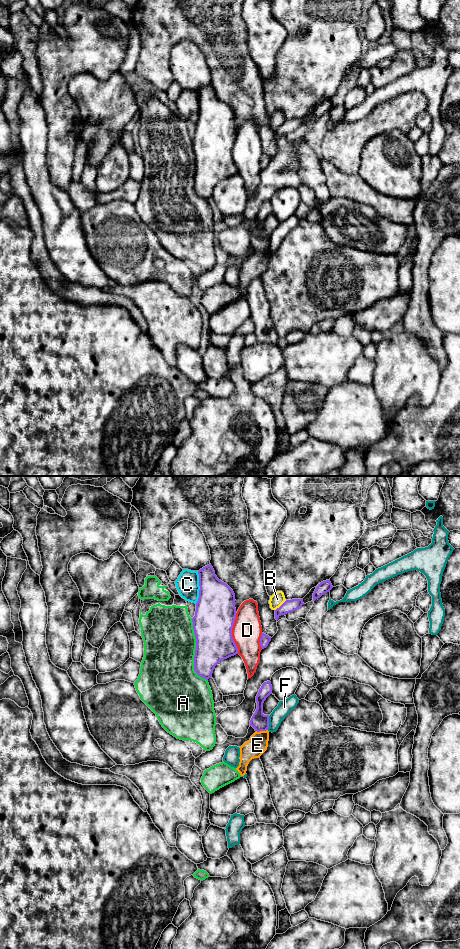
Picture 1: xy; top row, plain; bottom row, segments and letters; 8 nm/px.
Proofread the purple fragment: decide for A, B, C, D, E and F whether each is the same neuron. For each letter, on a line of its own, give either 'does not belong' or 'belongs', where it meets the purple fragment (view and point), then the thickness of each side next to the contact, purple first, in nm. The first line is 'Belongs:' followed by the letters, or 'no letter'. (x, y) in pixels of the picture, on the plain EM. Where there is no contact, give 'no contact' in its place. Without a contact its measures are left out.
Belongs: no letter
A: does not belong; meets purple in xy at (195, 171); 320 nm thick on the purple side, 420 nm on the other
B: does not belong; meets purple in xy at (281, 125); 100 nm thick on the purple side, 110 nm on the other
C: does not belong; meets purple in xy at (200, 107); 320 nm thick on the purple side, 190 nm on the other
D: does not belong; meets purple in xy at (231, 153); 320 nm thick on the purple side, 240 nm on the other
E: does not belong; meets purple in xy at (261, 250); 140 nm thick on the purple side, 160 nm on the other
F: does not belong; meets purple in xy at (269, 243); 140 nm thick on the purple side, 120 nm on the other

